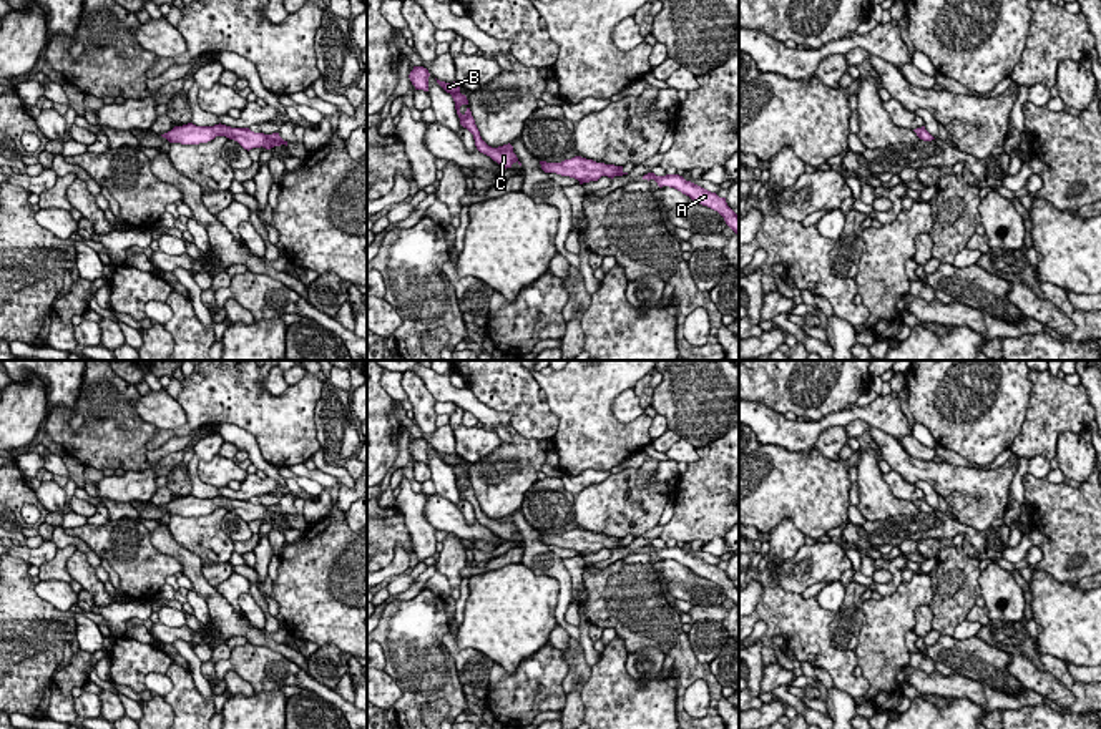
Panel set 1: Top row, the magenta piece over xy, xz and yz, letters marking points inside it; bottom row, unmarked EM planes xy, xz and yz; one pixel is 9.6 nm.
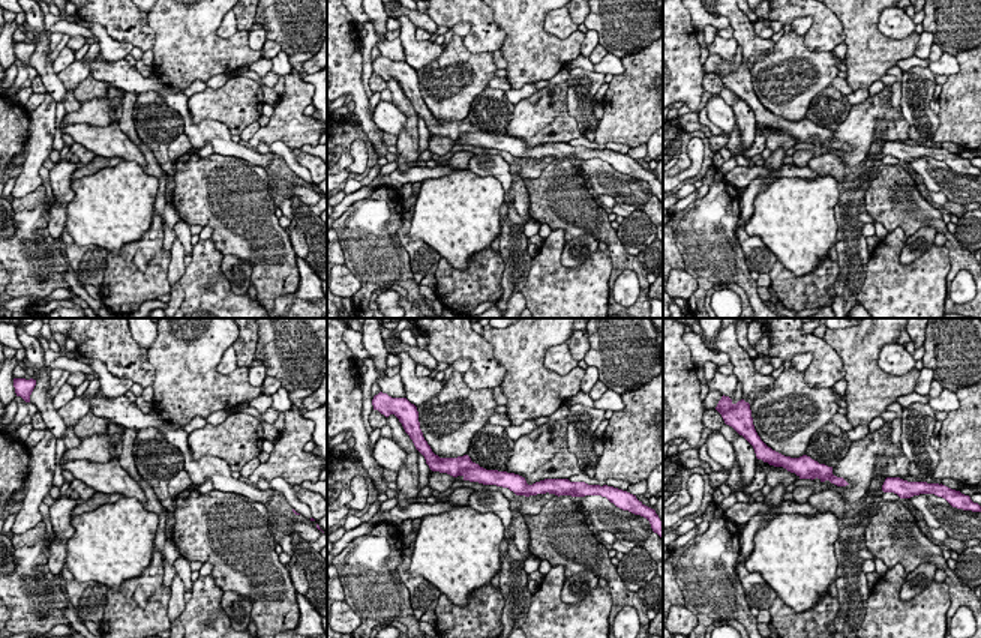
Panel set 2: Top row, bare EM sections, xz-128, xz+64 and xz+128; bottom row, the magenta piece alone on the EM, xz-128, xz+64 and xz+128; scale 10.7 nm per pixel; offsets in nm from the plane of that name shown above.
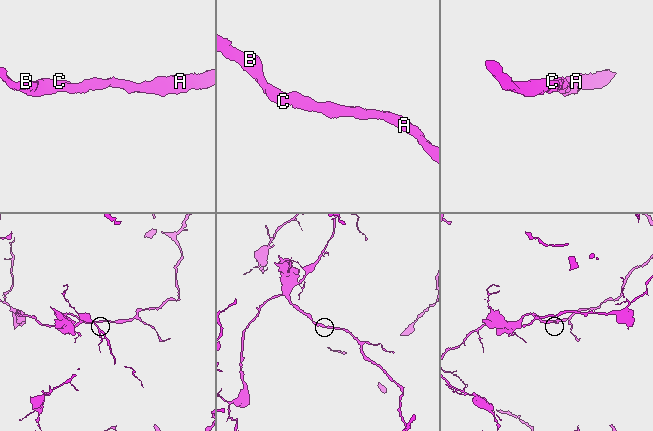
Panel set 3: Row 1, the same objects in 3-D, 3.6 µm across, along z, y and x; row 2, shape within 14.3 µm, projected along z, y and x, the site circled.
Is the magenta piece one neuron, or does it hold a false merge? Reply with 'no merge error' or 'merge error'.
merge error

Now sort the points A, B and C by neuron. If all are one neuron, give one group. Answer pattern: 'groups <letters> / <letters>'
groups A / B C

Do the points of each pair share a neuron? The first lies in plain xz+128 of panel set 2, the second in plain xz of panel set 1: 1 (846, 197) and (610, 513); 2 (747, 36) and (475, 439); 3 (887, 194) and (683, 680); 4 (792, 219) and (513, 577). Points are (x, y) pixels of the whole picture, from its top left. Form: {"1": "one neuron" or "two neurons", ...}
{"1": "two neurons", "2": "one neuron", "3": "one neuron", "4": "one neuron"}

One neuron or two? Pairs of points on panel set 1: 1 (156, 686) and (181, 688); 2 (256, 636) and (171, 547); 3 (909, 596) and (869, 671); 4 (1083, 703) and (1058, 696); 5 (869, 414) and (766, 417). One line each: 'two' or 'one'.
1: two
2: one
3: one
4: two
5: one

